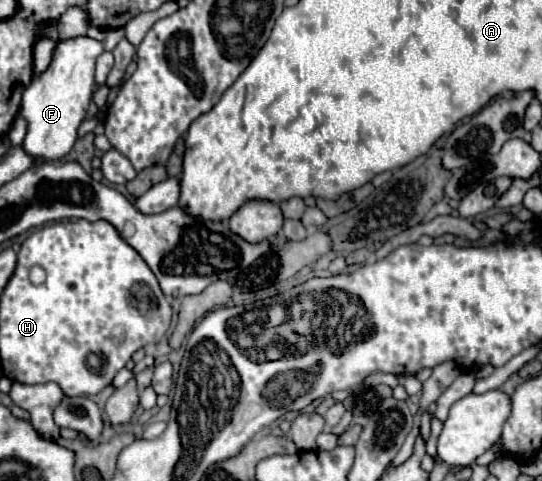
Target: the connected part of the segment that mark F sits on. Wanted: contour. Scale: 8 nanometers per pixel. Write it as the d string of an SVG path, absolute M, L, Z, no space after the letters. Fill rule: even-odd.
M75 37L59 41L55 57L45 73L35 77L23 93L19 115L27 119L27 135L23 151L33 155L35 163L63 159L77 141L77 129L85 119L85 113L93 95L95 59L103 53L103 43L89 37Z

